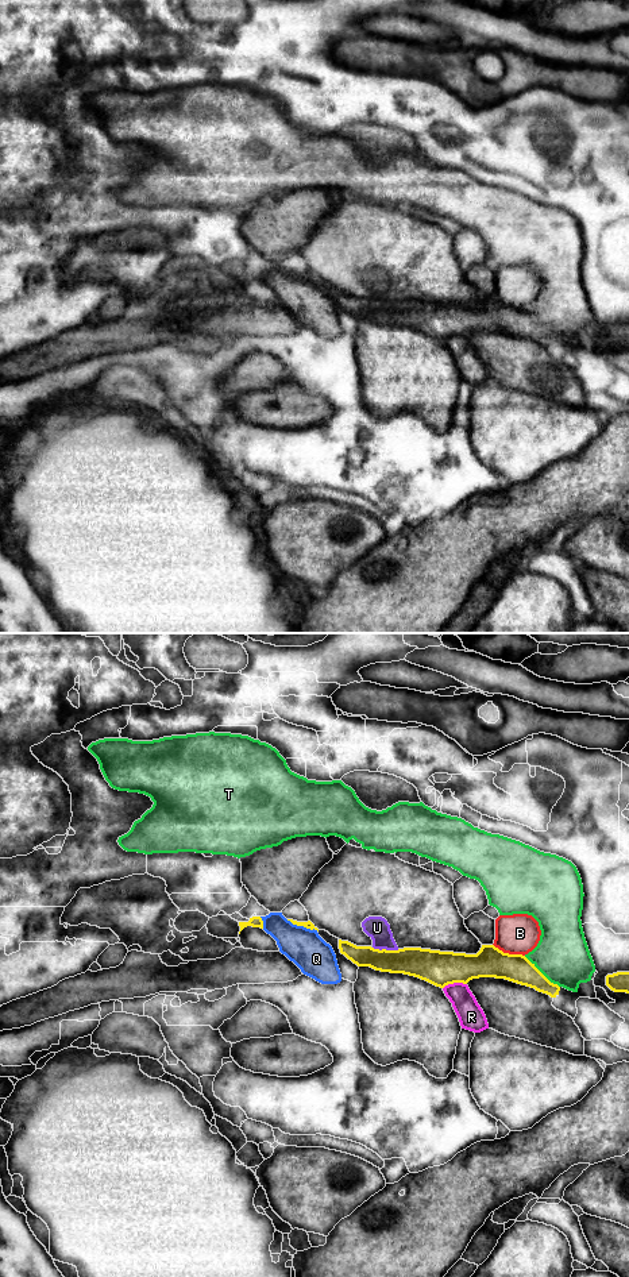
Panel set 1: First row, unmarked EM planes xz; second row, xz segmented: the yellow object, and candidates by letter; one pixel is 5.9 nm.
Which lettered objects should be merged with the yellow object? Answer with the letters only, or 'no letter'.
no letter

